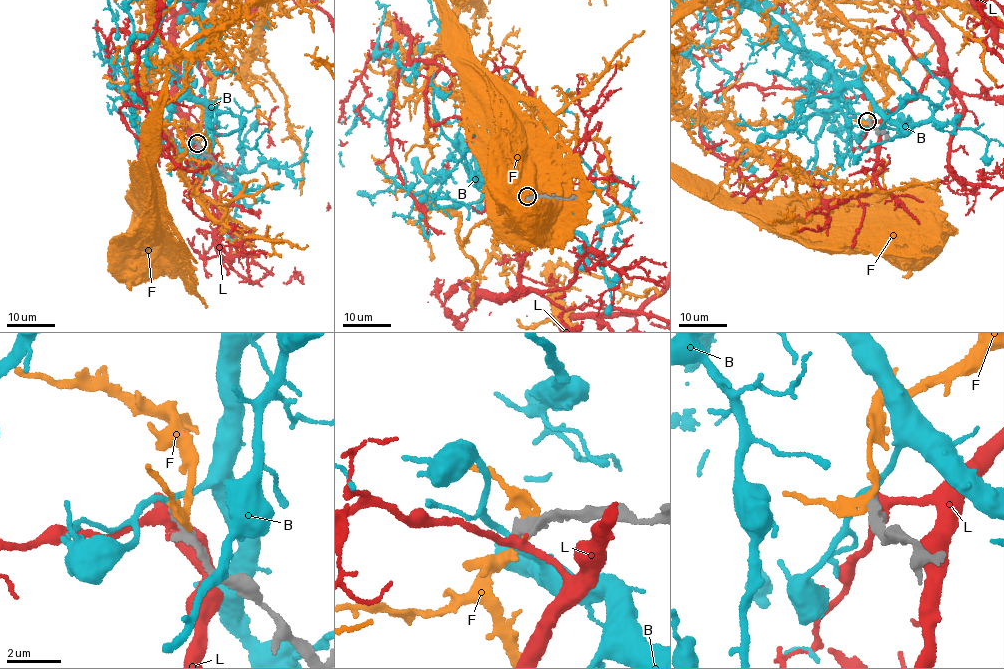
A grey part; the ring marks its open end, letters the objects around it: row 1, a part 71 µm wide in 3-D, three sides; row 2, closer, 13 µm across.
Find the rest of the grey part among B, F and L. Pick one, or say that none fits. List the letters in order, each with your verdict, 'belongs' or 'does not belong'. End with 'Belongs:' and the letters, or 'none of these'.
B: does not belong
F: does not belong
L: does not belong
Belongs: none of these

